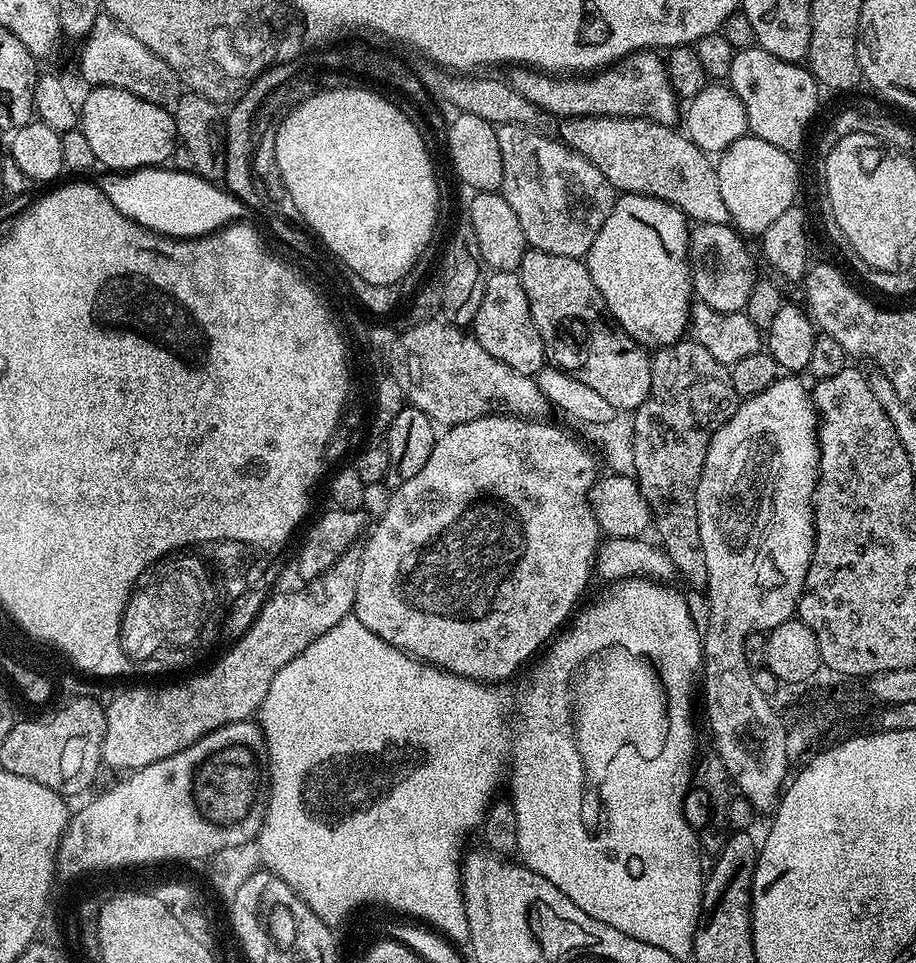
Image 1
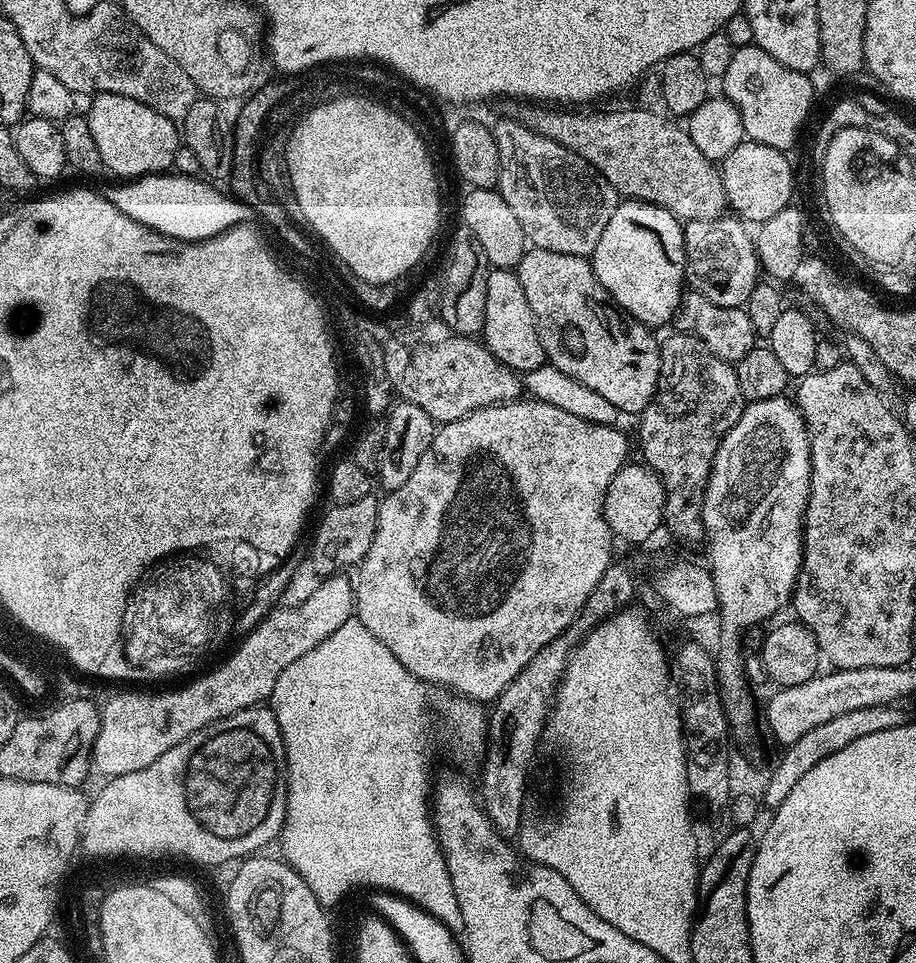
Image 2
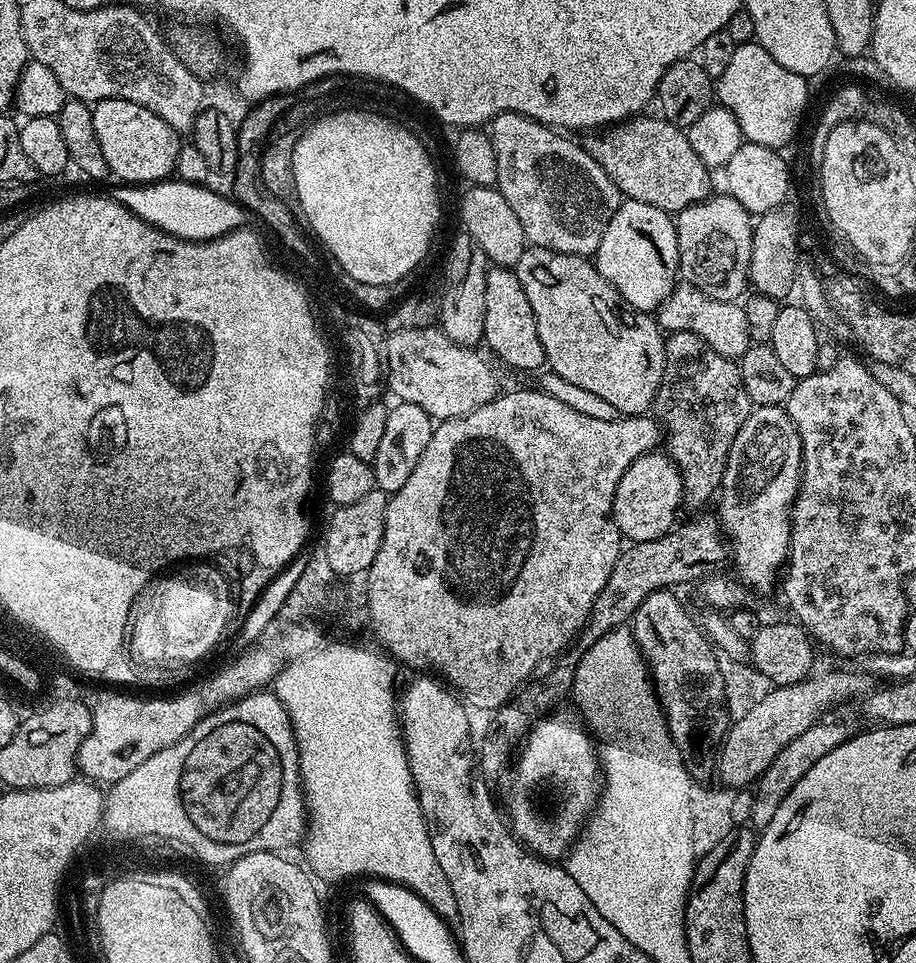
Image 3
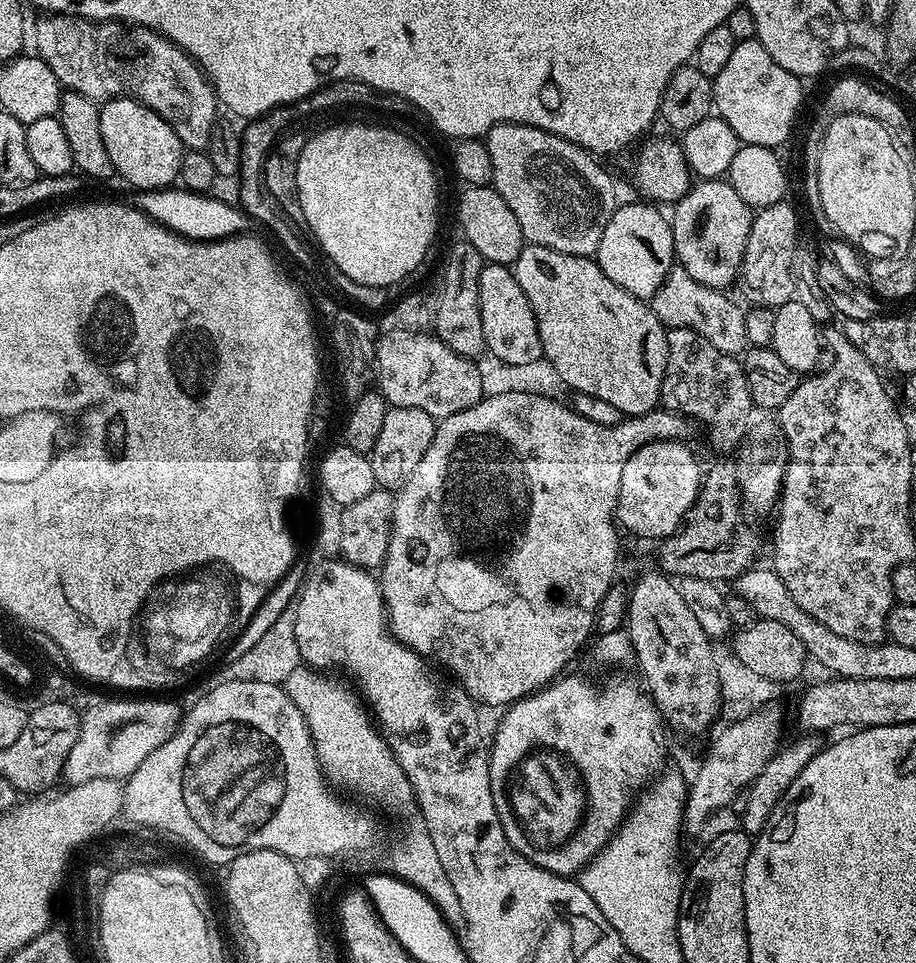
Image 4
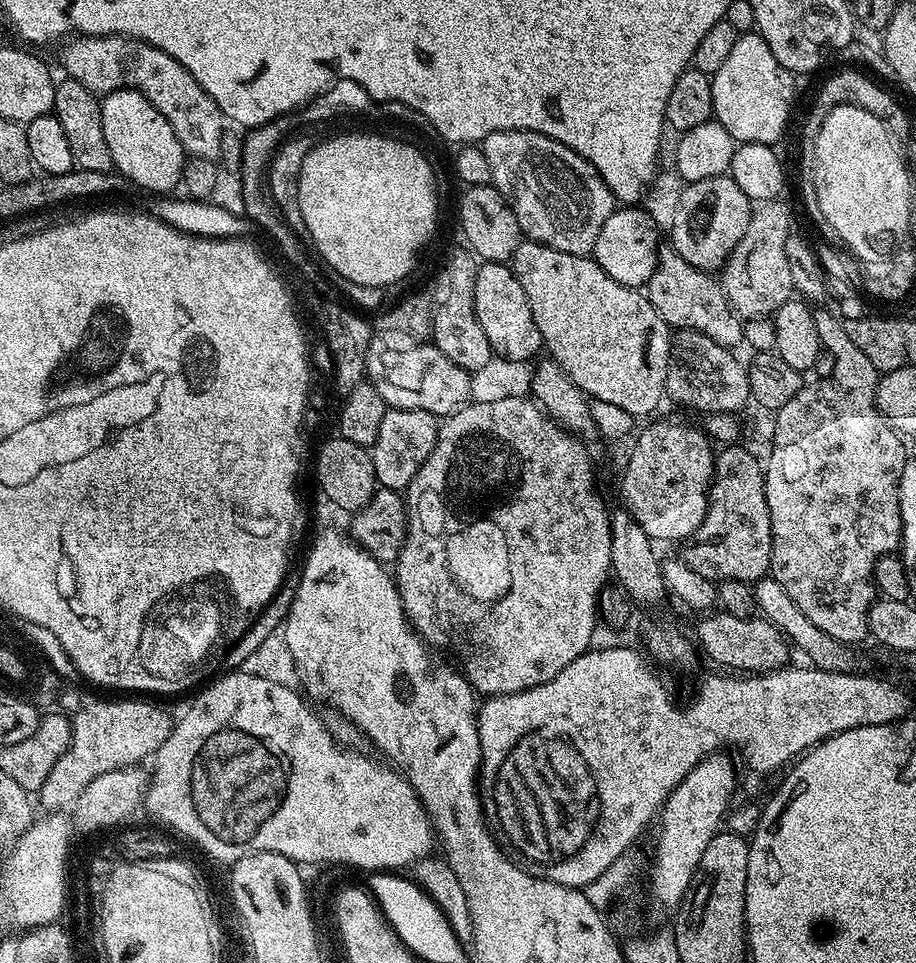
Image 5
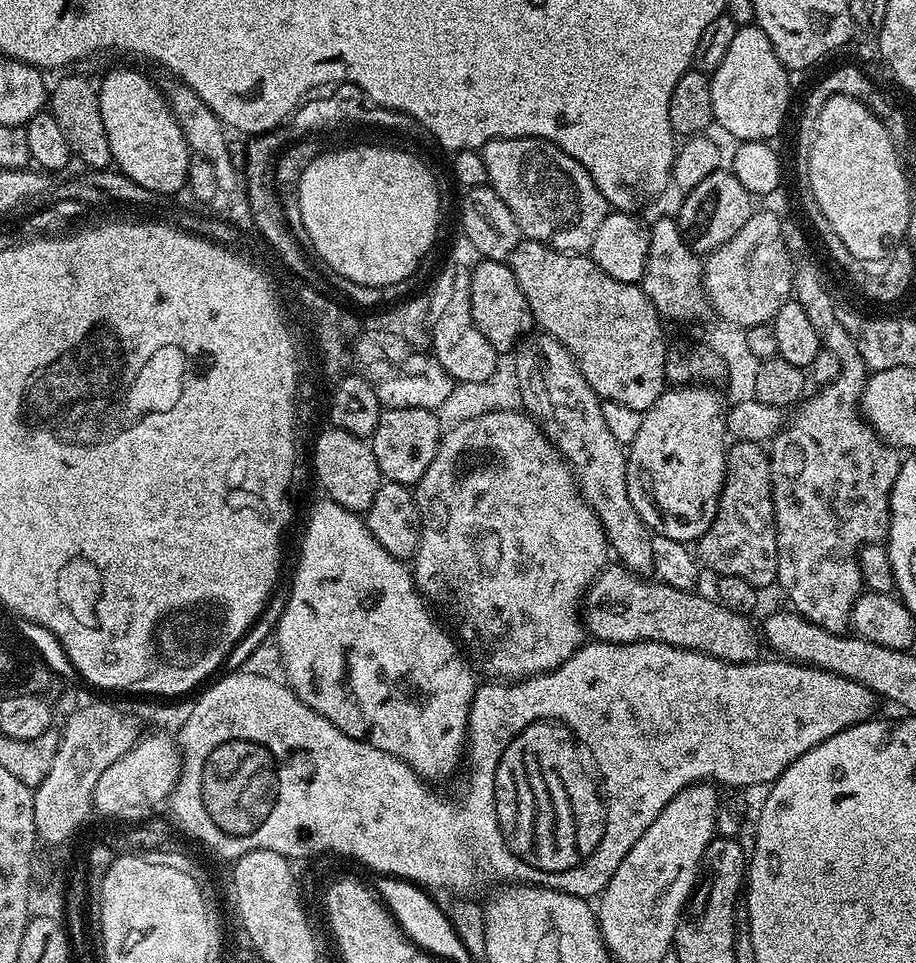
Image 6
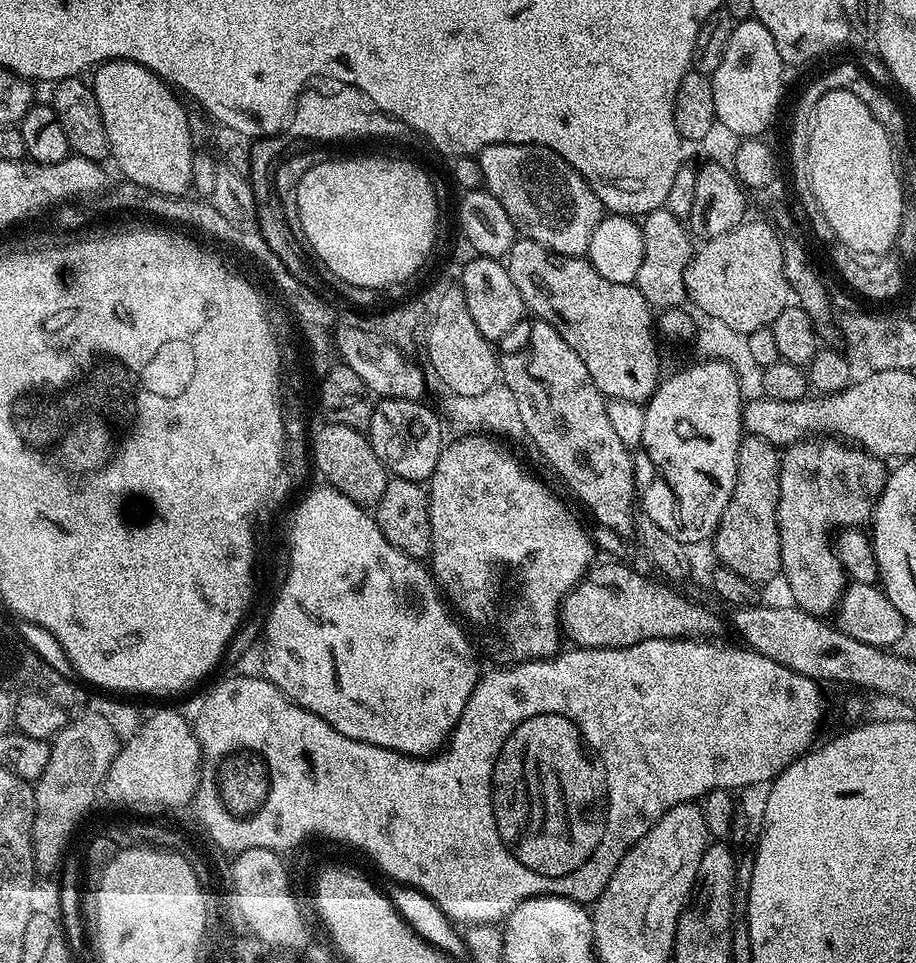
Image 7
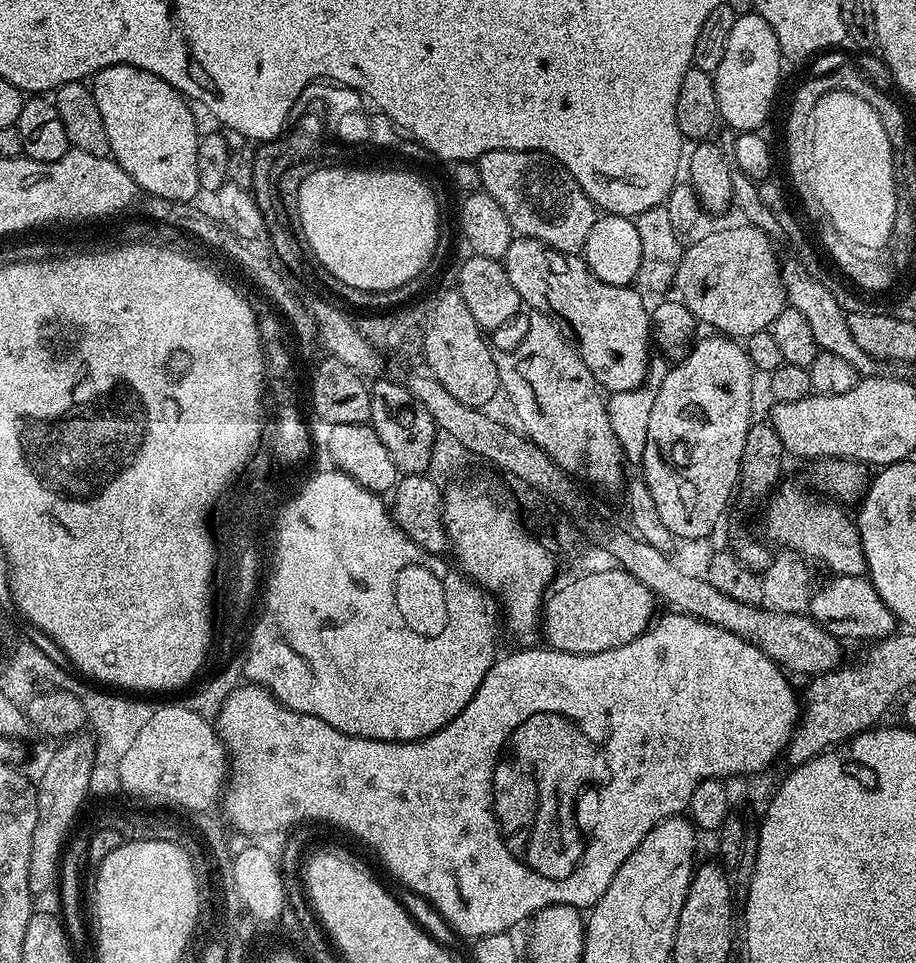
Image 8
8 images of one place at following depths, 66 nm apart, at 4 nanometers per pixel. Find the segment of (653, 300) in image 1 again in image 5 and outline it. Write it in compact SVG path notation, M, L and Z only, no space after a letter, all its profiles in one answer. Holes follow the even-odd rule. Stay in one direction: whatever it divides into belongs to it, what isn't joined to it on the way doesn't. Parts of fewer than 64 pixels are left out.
M640 206L617 207L616 211L610 214L610 218L606 218L606 226L602 226L594 249L596 264L602 266L602 270L606 270L606 274L610 274L610 278L614 278L614 282L637 290L643 289L647 285L648 279L654 274L656 257L662 247L660 232L656 229L655 222L642 209L643 207Z

